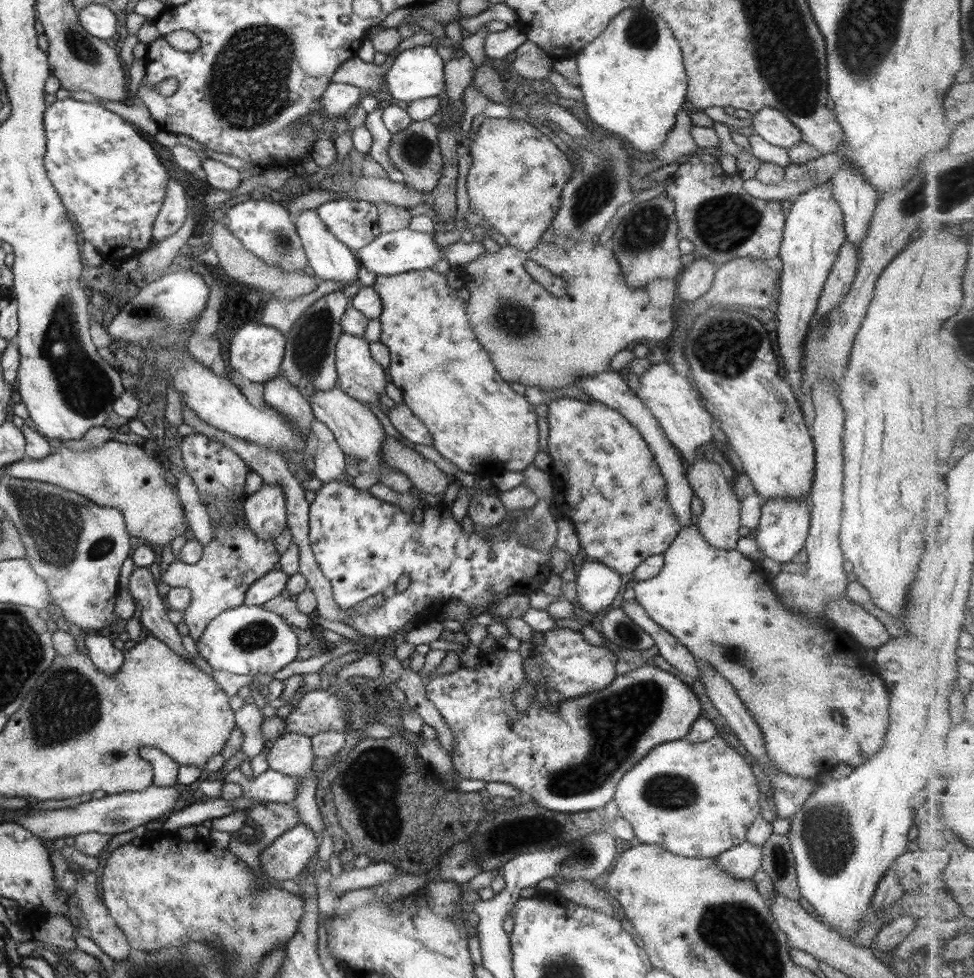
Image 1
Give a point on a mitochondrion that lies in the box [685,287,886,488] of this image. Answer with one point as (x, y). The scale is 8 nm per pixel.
(728, 351)

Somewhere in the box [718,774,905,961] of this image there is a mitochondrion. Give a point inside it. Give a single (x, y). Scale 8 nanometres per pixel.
(825, 829)

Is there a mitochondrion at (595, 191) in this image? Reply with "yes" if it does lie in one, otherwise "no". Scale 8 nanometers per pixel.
yes

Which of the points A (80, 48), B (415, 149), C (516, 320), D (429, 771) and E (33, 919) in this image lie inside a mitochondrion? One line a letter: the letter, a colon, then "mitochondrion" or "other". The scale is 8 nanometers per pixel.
A: mitochondrion
B: mitochondrion
C: mitochondrion
D: other
E: other

